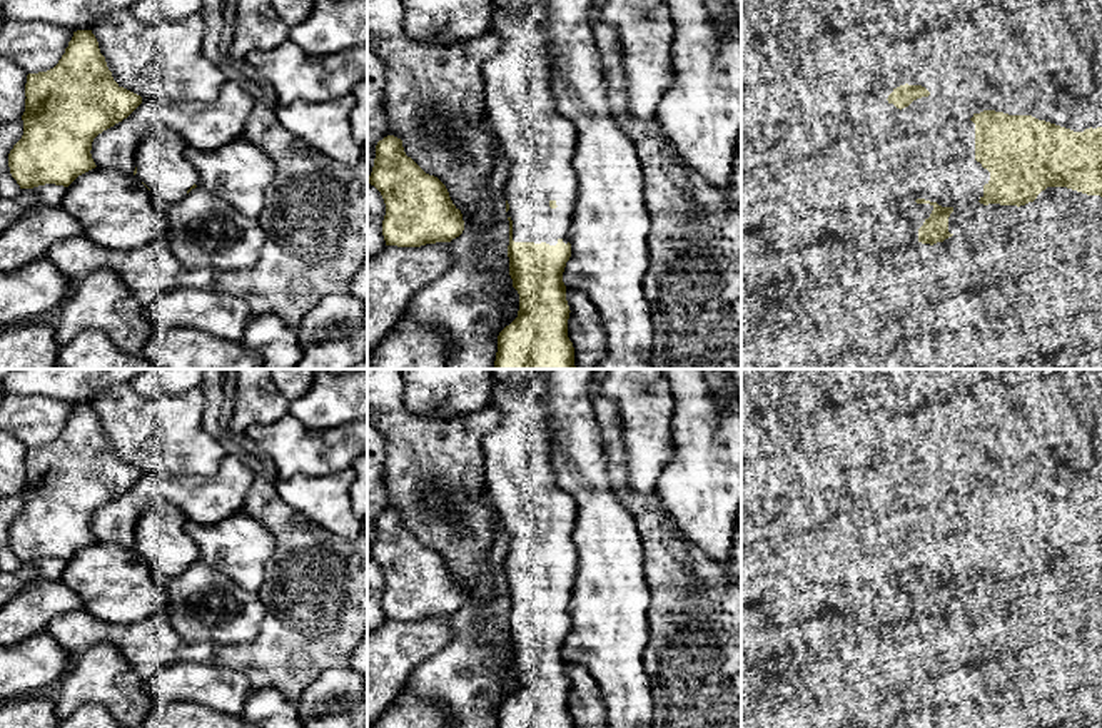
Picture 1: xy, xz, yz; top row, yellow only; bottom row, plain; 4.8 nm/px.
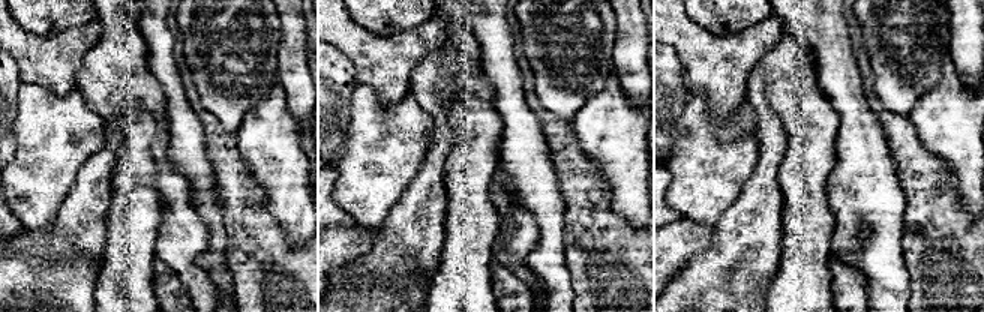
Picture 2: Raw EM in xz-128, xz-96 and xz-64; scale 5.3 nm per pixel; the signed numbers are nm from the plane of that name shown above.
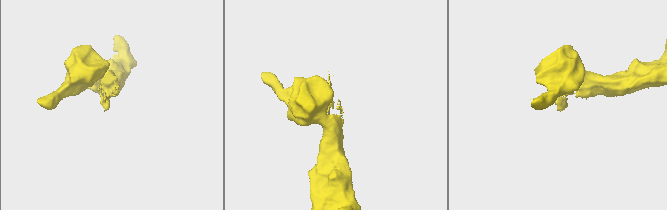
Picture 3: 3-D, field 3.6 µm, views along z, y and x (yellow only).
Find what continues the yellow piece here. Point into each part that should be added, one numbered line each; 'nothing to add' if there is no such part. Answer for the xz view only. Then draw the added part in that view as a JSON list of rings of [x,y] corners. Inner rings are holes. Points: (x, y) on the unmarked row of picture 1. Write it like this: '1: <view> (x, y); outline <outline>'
1: xz (540, 516); outline [[[529,374],[521,384],[493,381],[489,406],[499,412],[499,424],[483,439],[486,488],[509,536],[506,573],[514,616],[569,616],[578,553],[573,541],[578,506],[556,481],[553,468],[551,416],[543,406],[548,396],[544,374]]]

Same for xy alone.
1: xy (161, 531); outline [[[157,499],[140,513],[135,524],[135,549],[150,563],[159,578],[179,576],[194,558],[199,559],[199,546],[189,536],[187,523],[185,513],[167,499]]]

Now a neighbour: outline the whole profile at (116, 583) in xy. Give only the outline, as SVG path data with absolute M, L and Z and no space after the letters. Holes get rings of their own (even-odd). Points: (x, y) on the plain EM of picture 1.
M95 541L78 549L67 561L60 581L82 598L83 608L92 616L124 626L154 614L167 601L160 578L142 554L134 548L110 543Z

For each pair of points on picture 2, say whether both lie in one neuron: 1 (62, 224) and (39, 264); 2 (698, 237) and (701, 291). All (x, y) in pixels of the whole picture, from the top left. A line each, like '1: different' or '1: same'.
1: different
2: different

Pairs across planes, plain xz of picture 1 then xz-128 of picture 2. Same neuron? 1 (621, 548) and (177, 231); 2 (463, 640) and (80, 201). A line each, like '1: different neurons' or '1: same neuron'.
1: different neurons
2: same neuron

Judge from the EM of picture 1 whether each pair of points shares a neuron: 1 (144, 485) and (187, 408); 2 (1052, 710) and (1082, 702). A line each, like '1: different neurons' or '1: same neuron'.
1: different neurons
2: same neuron

